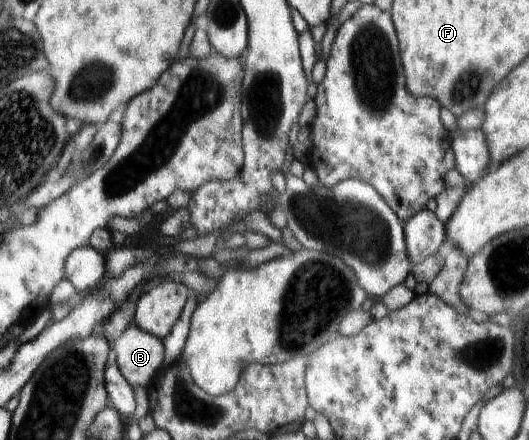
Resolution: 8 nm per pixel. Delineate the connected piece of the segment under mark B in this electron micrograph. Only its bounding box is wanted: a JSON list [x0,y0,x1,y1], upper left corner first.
[112,324,163,389]

